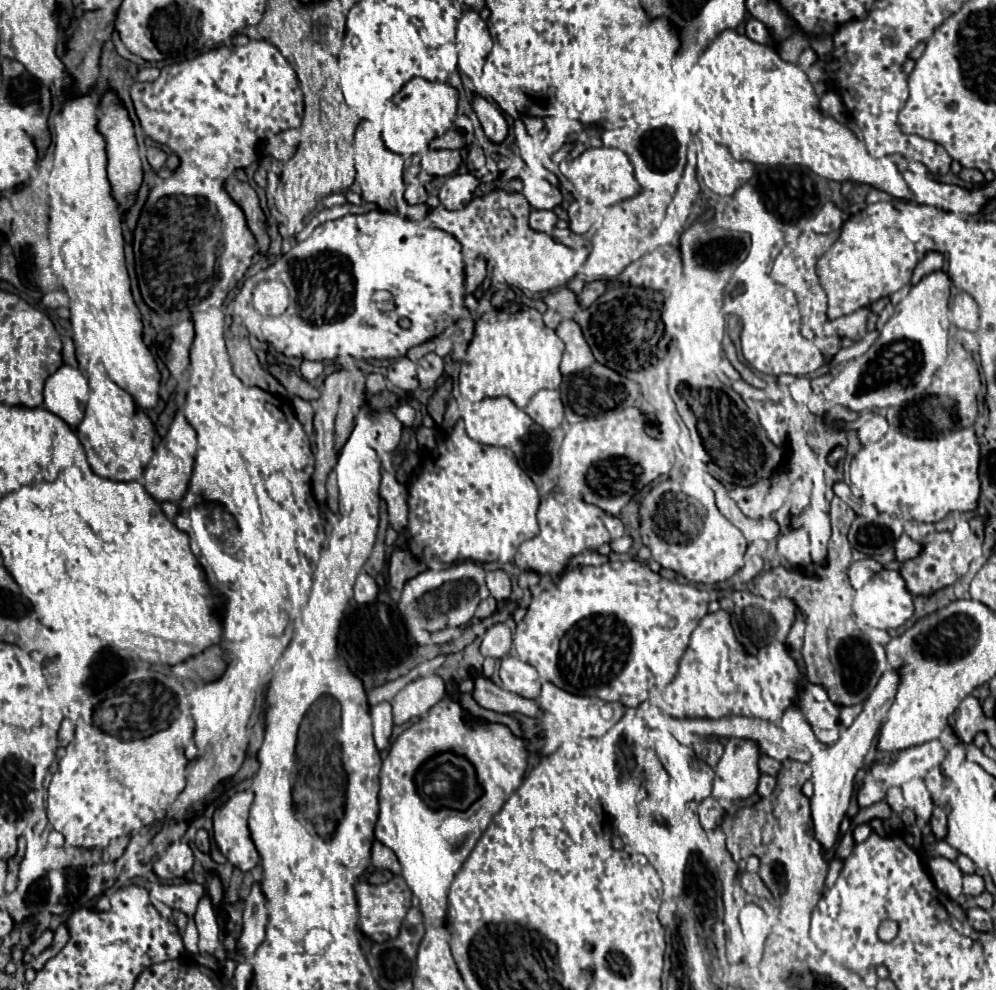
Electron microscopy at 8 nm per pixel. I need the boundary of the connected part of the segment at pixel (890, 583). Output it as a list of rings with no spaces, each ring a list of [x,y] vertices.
[[[880,570],[876,576],[872,576],[868,584],[864,584],[864,588],[856,592],[852,610],[862,624],[870,628],[890,630],[890,628],[900,628],[914,614],[914,602],[908,590],[904,588],[904,580],[896,570]]]

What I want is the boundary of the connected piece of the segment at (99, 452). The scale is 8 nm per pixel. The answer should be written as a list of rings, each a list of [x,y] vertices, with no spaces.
[[[94,360],[88,362],[88,384],[90,384],[90,400],[86,406],[86,414],[82,424],[78,426],[78,440],[82,442],[88,464],[94,474],[114,482],[132,482],[140,480],[148,460],[154,454],[154,426],[146,412],[138,410],[136,402],[128,392],[112,384],[108,376],[104,376],[104,368]]]

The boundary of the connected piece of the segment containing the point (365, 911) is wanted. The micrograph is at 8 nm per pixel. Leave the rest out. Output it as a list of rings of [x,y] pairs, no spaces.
[[[394,876],[386,884],[356,882],[354,892],[356,892],[356,900],[358,900],[358,926],[360,926],[360,932],[366,938],[370,938],[372,942],[380,942],[380,944],[386,942],[386,940],[394,940],[400,932],[402,920],[404,920],[404,916],[410,908],[410,898],[412,898],[412,890],[404,882],[404,878]]]

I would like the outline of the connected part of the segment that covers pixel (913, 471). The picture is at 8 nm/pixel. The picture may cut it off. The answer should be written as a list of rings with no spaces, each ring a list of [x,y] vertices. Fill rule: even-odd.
[[[890,428],[878,442],[864,446],[852,458],[851,495],[843,495],[843,501],[865,522],[878,520],[878,514],[904,516],[920,522],[938,522],[952,510],[970,512],[976,508],[980,496],[978,462],[980,448],[972,428],[946,432],[936,440],[908,438]],[[853,486],[859,490],[858,494],[852,491]],[[876,508],[886,513],[879,513]]]

